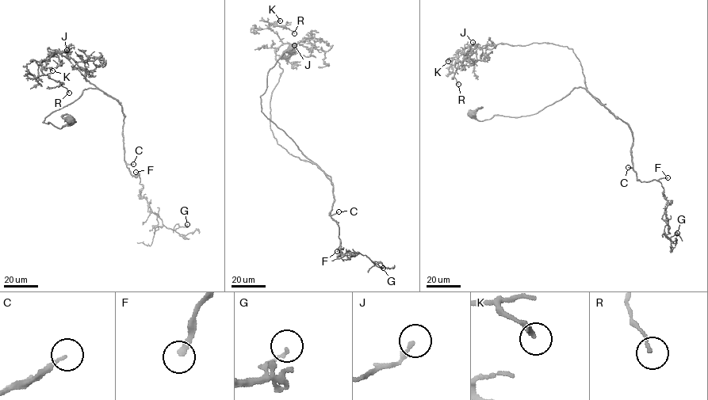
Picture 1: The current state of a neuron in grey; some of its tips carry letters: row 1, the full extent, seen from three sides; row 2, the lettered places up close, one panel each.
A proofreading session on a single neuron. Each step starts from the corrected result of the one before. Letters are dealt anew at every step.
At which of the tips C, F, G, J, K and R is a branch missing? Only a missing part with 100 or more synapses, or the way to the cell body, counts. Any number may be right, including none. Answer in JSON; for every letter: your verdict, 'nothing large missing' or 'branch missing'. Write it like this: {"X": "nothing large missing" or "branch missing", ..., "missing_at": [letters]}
{"C": "branch missing", "F": "branch missing", "G": "nothing large missing", "J": "nothing large missing", "K": "nothing large missing", "R": "nothing large missing", "missing_at": ["C", "F"]}

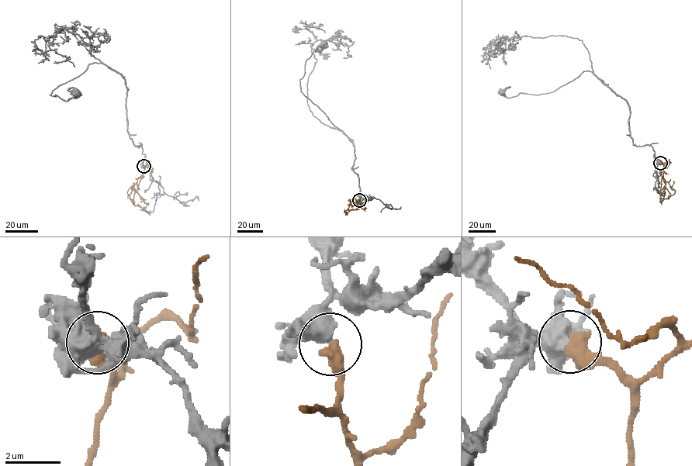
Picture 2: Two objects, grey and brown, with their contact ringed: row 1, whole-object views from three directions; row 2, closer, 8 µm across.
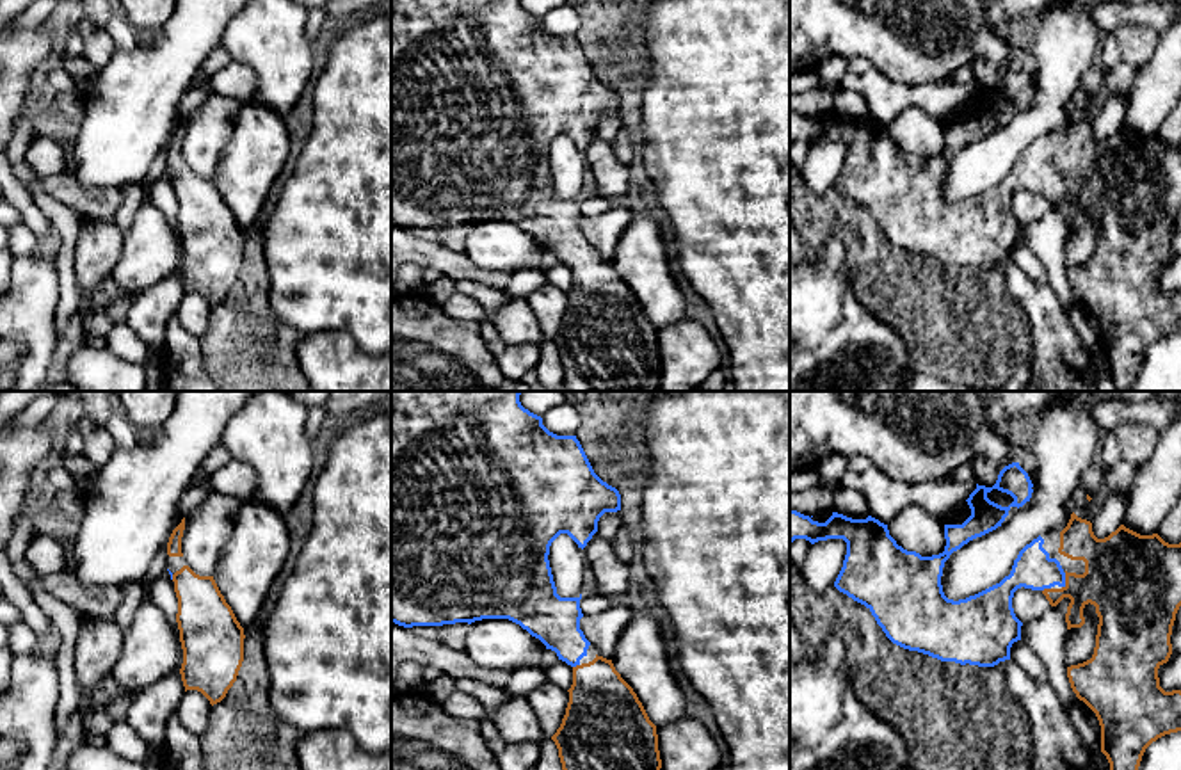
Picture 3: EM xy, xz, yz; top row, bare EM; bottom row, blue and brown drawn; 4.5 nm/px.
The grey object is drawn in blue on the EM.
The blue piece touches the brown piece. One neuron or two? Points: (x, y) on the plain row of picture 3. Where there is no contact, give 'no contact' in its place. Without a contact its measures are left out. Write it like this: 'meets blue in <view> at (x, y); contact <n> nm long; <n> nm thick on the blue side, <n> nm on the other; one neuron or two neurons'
meets blue in yz at (1064, 182); contact 70 nm long; 180 nm thick on the blue side, 320 nm on the other; one neuron

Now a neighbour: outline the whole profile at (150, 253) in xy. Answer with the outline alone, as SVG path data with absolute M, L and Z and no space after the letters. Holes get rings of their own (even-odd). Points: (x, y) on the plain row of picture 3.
M151 201L144 203L133 217L110 276L123 293L133 297L174 274L180 247L167 217Z

